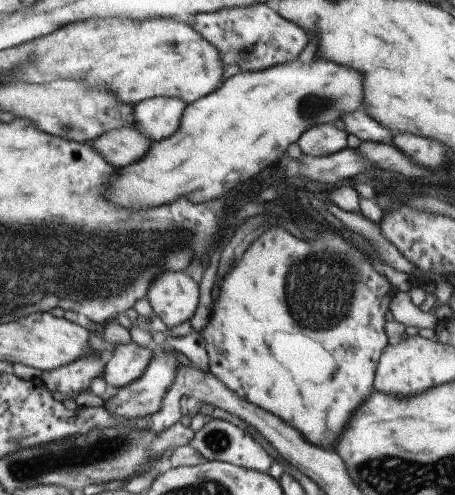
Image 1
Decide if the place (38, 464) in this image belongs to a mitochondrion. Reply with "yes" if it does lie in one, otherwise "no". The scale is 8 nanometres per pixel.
yes

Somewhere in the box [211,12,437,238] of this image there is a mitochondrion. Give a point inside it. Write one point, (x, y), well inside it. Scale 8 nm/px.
(312, 107)

